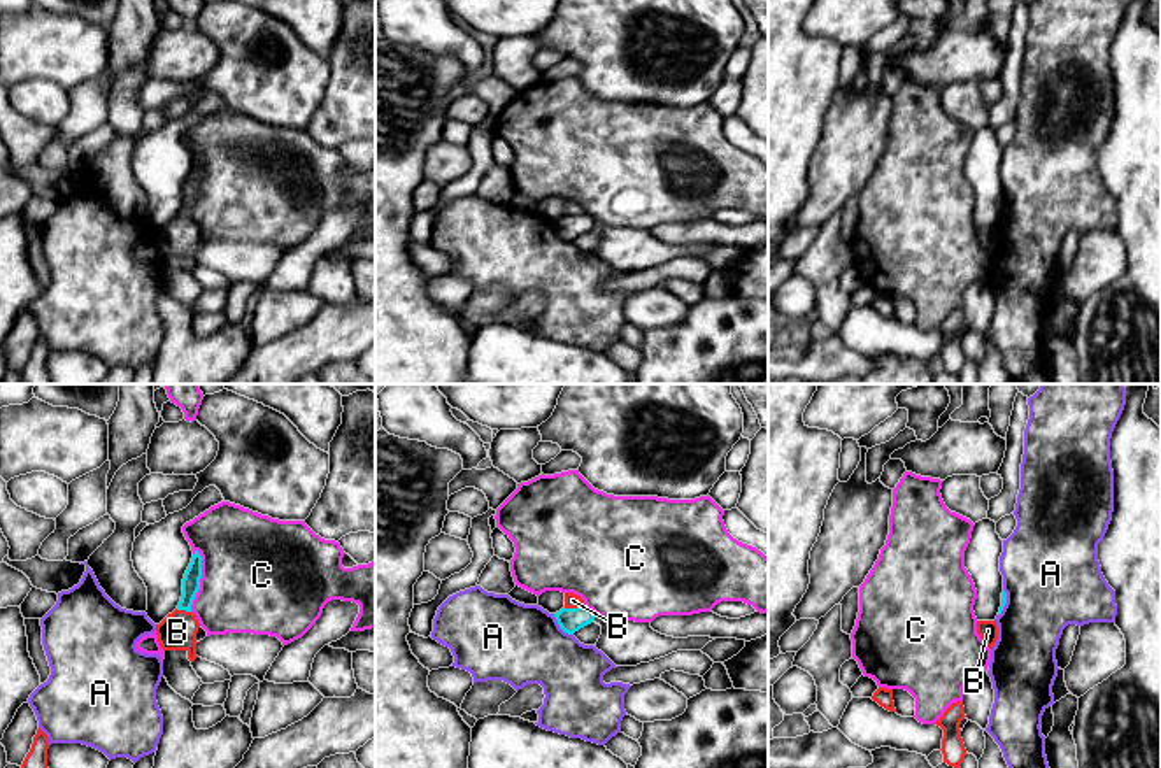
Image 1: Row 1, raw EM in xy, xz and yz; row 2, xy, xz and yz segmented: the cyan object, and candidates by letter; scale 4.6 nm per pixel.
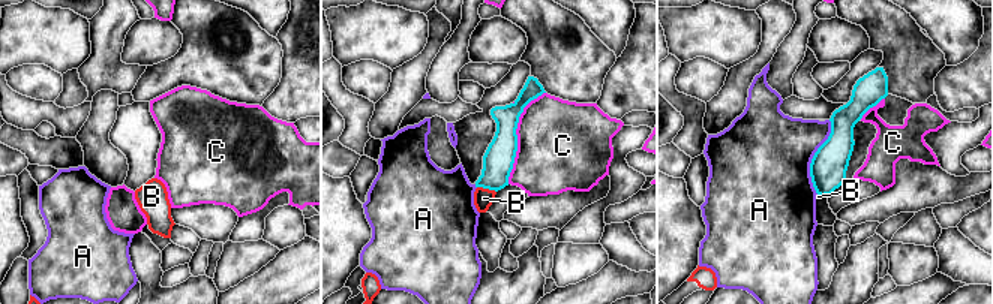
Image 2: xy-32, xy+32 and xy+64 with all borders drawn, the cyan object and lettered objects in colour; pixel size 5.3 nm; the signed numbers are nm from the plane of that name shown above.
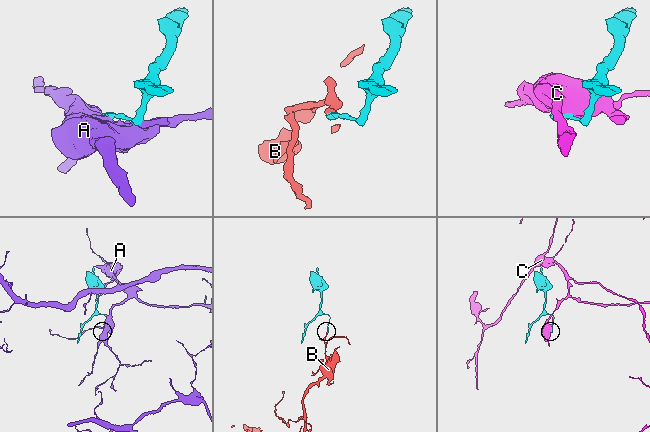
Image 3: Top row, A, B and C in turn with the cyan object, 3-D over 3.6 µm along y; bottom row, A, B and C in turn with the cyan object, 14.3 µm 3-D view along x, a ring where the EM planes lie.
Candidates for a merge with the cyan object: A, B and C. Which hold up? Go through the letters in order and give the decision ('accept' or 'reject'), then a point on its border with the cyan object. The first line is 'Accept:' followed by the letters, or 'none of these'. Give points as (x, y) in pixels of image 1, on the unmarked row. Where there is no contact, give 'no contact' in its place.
Accept: none of these
A: reject | xz (560, 234)
B: reject | xz (574, 216)
C: reject | xy (199, 188)

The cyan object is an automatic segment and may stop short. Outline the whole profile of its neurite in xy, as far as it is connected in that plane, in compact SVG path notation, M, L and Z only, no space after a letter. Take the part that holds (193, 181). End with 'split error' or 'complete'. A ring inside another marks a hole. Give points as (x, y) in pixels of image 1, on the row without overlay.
M195 158L191 170L182 186L182 203L177 212L177 217L193 219L191 212L200 196L200 186L202 186L202 163L198 158Z | complete

